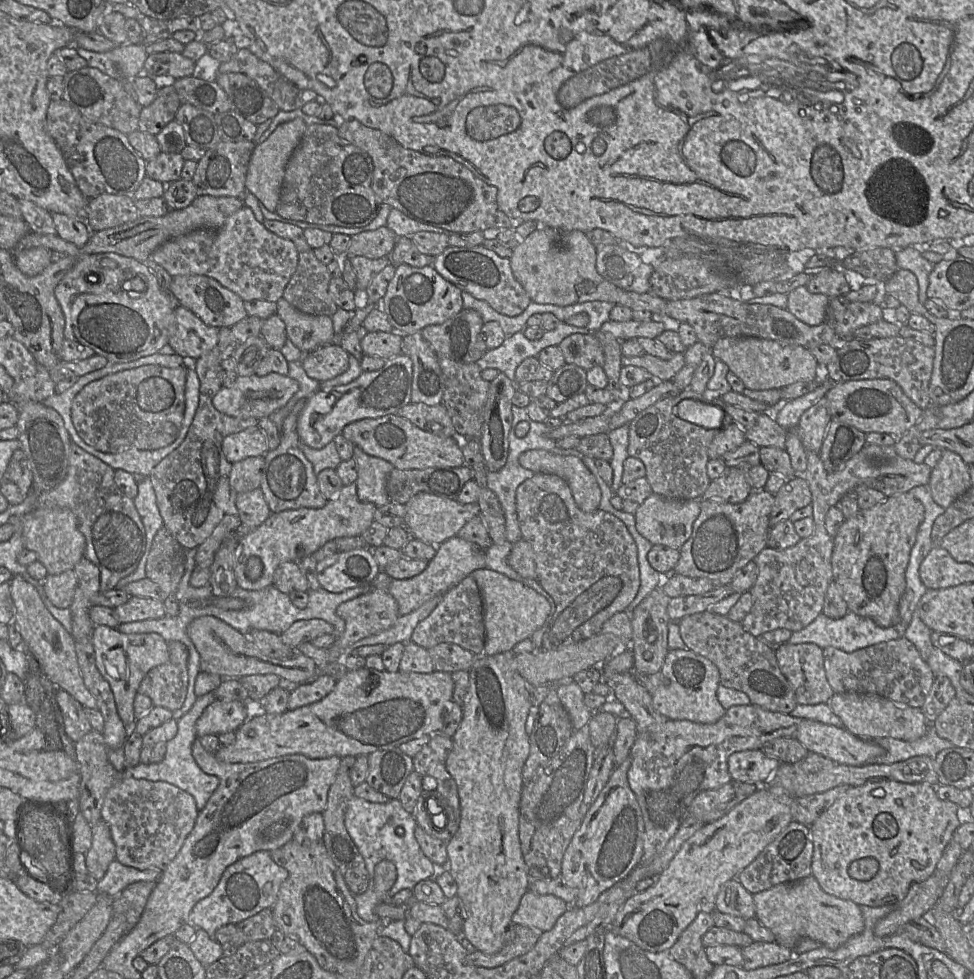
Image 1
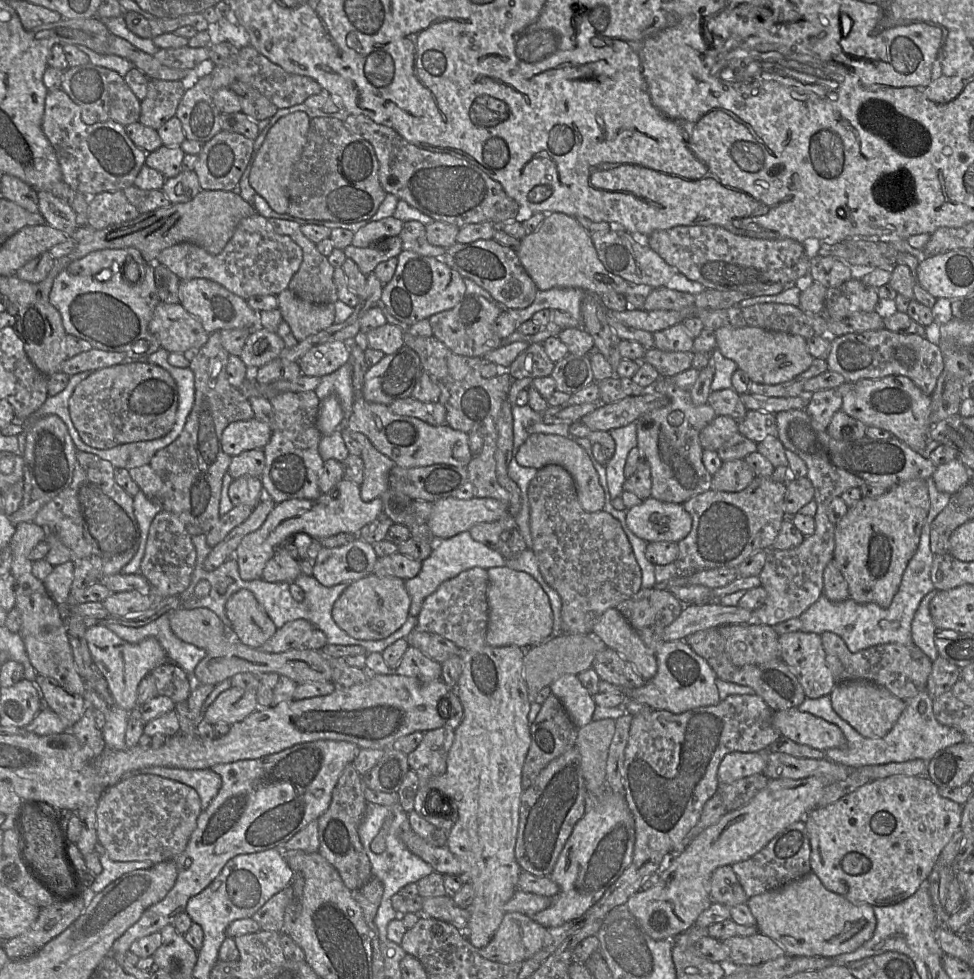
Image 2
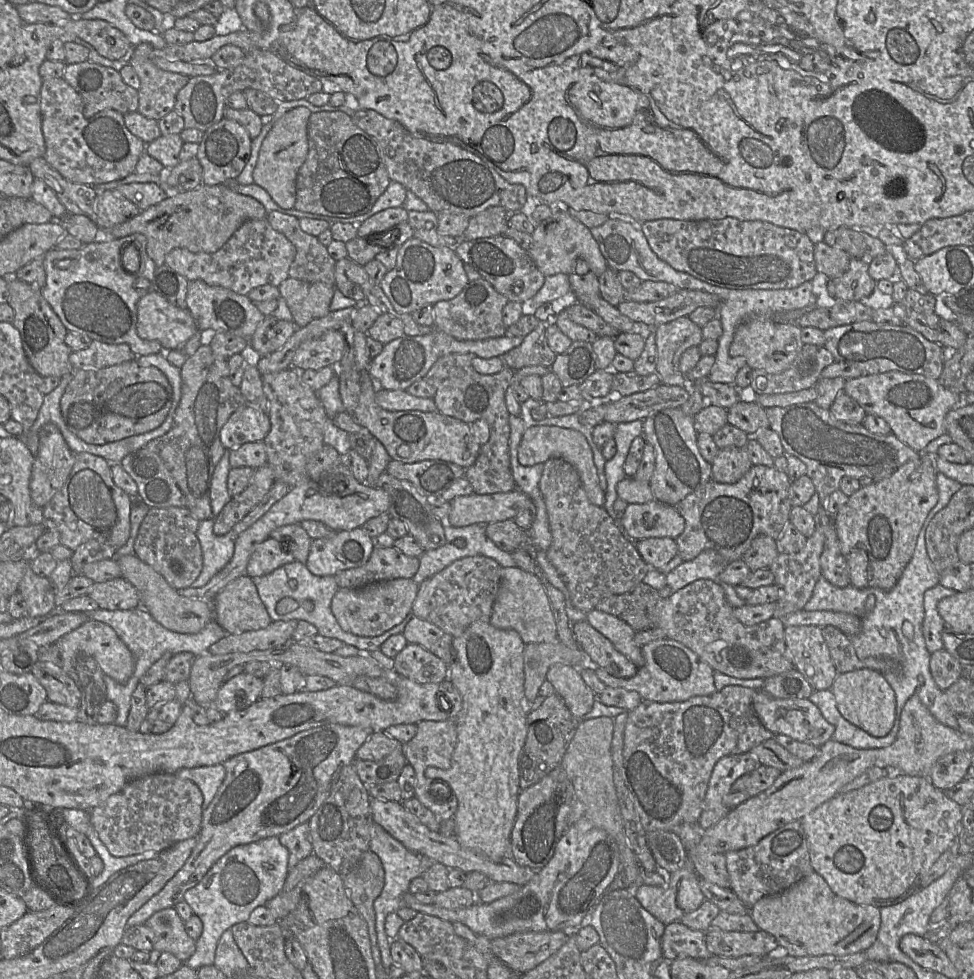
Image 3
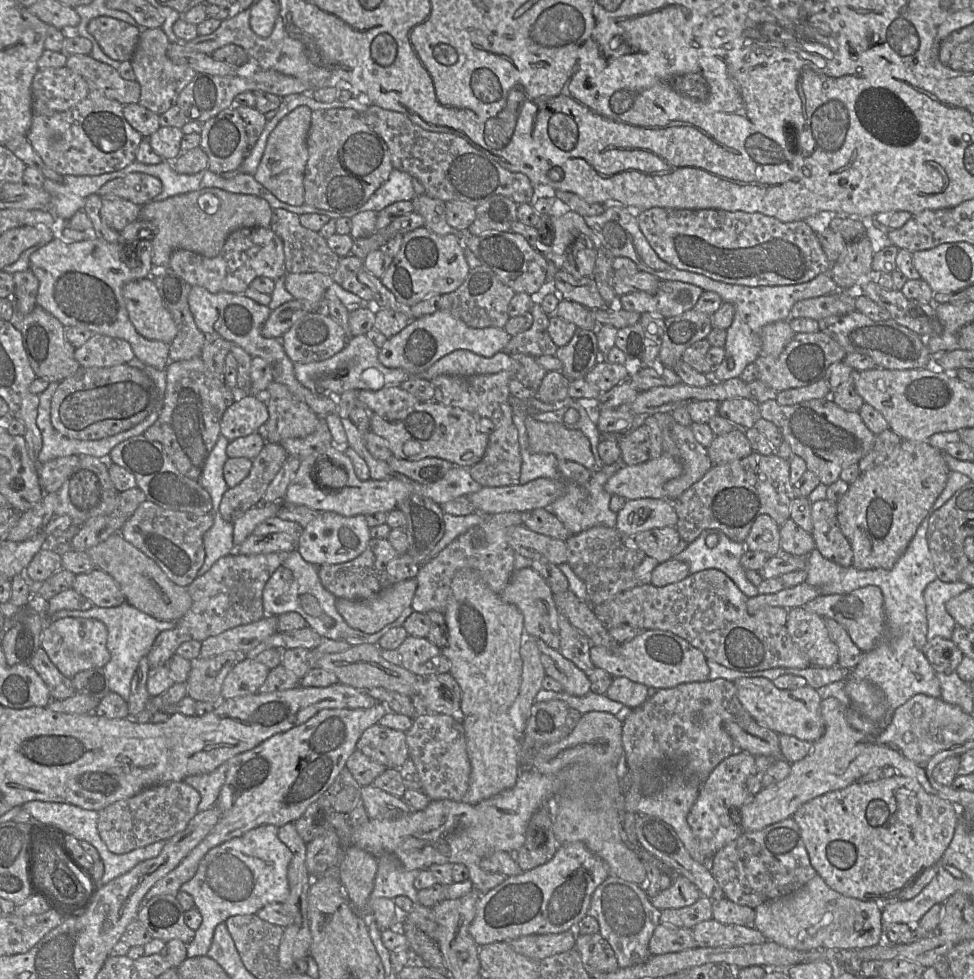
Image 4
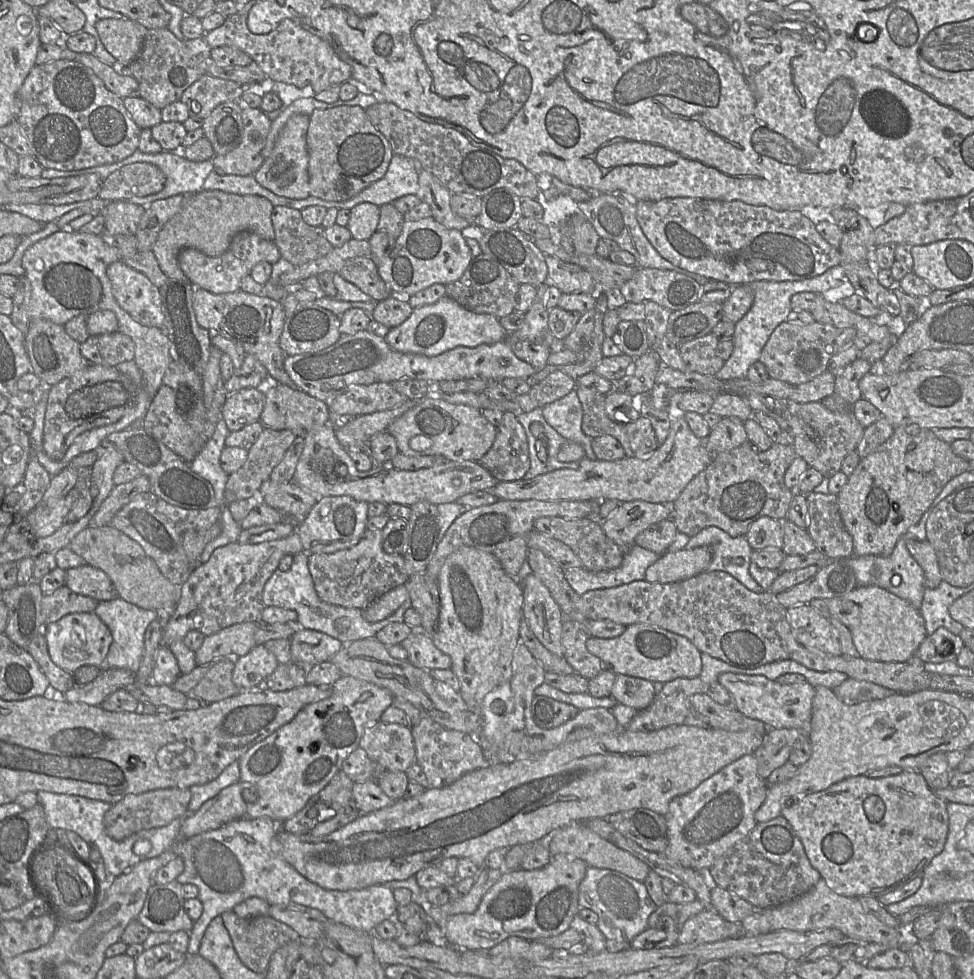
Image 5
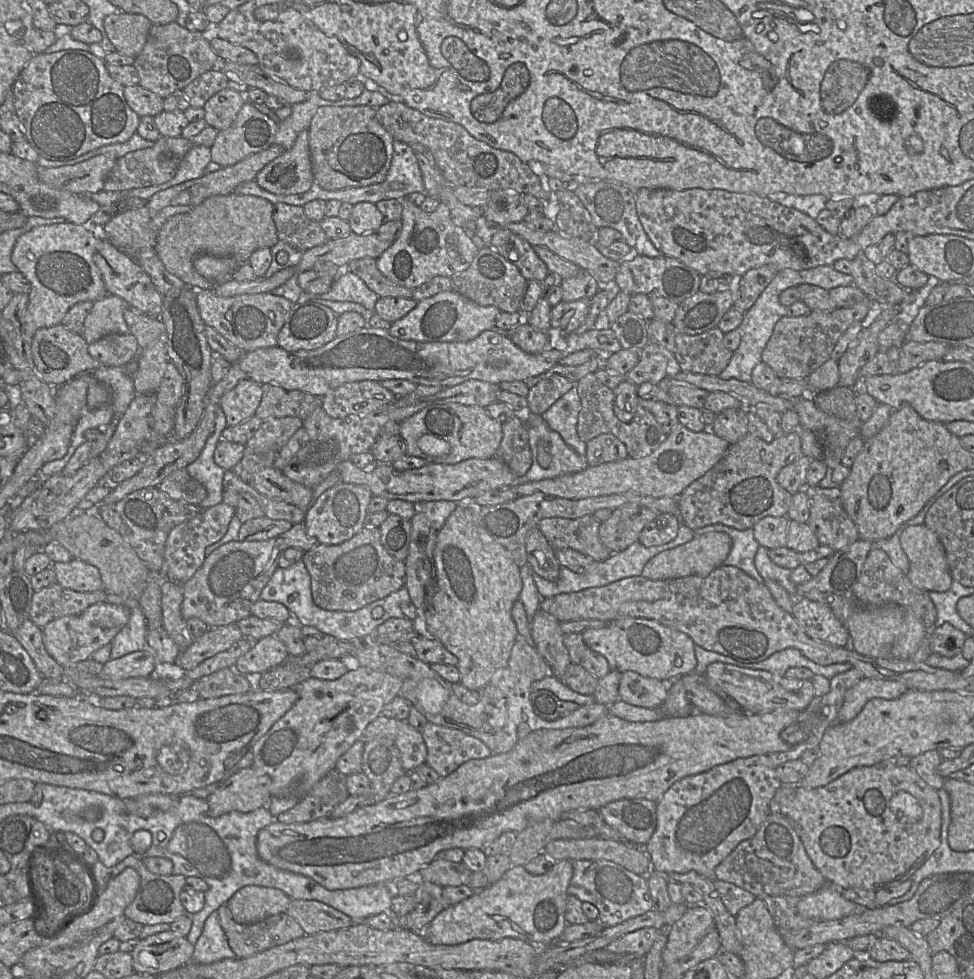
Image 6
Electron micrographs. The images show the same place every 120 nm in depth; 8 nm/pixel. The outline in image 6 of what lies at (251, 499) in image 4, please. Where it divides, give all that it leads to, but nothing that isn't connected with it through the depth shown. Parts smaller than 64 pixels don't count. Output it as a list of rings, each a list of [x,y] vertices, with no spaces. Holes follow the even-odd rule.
[[[297,417],[269,418],[244,445],[240,462],[232,469],[236,476],[251,486],[251,479],[261,469],[273,467],[281,448],[303,427]]]

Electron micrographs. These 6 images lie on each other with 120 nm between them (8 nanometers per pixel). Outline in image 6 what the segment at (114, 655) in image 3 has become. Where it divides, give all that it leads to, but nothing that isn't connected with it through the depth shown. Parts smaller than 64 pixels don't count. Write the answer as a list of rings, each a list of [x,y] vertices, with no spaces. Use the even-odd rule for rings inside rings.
[[[101,602],[88,607],[79,615],[68,615],[49,622],[42,628],[44,646],[62,667],[76,666],[78,662],[91,659],[91,655],[101,647],[111,643],[115,636],[125,627],[130,618],[130,611],[124,606]]]

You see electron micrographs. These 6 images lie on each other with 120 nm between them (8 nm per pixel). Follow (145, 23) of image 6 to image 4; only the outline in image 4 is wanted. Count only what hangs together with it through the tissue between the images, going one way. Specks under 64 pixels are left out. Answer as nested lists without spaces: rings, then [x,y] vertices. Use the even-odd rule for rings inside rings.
[[[99,16],[90,20],[87,31],[111,59],[130,61],[138,43],[138,27],[112,17]]]

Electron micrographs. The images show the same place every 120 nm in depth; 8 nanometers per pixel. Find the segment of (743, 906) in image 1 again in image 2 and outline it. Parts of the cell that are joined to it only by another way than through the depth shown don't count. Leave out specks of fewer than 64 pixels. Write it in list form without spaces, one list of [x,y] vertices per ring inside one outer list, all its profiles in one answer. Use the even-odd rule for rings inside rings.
[[[730,865],[714,870],[709,881],[709,892],[712,902],[727,907],[747,904],[749,899]]]

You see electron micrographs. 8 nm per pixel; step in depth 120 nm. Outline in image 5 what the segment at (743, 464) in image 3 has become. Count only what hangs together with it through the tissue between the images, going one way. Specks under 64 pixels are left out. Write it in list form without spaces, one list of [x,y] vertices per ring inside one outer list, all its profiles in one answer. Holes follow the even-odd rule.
[[[723,417],[711,429],[706,446],[713,455],[726,452],[748,442],[744,422],[736,417]]]

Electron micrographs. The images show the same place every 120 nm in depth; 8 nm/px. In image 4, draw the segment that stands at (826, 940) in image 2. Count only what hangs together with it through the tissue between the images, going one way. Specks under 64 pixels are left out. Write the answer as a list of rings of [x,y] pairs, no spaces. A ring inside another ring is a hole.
[[[817,874],[799,889],[768,900],[755,908],[754,925],[767,940],[802,951],[862,949],[883,940],[882,906],[875,901],[847,897],[827,885]]]

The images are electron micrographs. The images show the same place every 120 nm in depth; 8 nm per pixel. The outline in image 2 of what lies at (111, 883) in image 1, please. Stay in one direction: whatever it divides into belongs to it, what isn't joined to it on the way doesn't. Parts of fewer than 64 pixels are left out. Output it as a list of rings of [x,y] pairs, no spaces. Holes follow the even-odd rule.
[[[99,842],[95,846],[95,851],[99,855],[100,863],[102,865],[102,872],[95,876],[95,880],[89,888],[92,893],[99,893],[108,884],[119,878],[125,873],[137,870],[146,869],[154,865],[151,861],[129,861],[119,862],[113,861],[107,854],[106,849]]]

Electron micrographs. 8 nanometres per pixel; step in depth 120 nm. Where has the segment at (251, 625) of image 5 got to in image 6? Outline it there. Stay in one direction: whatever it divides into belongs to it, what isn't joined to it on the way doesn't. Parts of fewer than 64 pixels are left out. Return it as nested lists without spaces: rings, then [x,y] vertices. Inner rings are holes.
[[[236,624],[208,628],[202,636],[181,651],[175,664],[185,671],[191,670],[204,660],[228,650],[243,637]]]

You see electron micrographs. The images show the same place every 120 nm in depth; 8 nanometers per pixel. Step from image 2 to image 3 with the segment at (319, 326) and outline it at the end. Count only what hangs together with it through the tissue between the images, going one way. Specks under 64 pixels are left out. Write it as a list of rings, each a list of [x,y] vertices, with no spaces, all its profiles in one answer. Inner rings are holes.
[[[288,277],[278,289],[280,297],[286,301],[297,328],[303,328],[331,311],[330,304],[335,286],[321,282],[309,283]]]

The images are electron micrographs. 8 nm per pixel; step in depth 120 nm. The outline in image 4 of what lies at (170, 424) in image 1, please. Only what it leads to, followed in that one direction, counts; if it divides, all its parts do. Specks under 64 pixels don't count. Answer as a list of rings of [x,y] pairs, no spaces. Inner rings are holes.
[[[128,364],[115,365],[110,367],[80,367],[72,376],[67,377],[59,383],[51,402],[51,423],[53,427],[64,437],[77,440],[99,440],[124,432],[142,422],[156,408],[158,392],[154,382],[140,369],[131,367]]]

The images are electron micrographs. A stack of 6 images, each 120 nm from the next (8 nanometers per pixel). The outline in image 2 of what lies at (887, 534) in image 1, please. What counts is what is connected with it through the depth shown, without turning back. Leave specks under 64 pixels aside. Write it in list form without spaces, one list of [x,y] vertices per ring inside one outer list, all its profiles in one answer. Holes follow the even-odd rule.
[[[904,481],[878,497],[862,497],[835,525],[833,560],[848,584],[849,598],[887,608],[915,554],[930,509],[927,482]]]

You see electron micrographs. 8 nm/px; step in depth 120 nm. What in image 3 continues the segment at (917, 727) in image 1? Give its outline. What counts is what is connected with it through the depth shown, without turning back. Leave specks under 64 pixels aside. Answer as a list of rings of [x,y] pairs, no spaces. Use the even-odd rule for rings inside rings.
[[[868,668],[838,673],[830,689],[840,714],[847,721],[874,737],[884,737],[891,731],[895,720],[896,697],[881,673]]]

